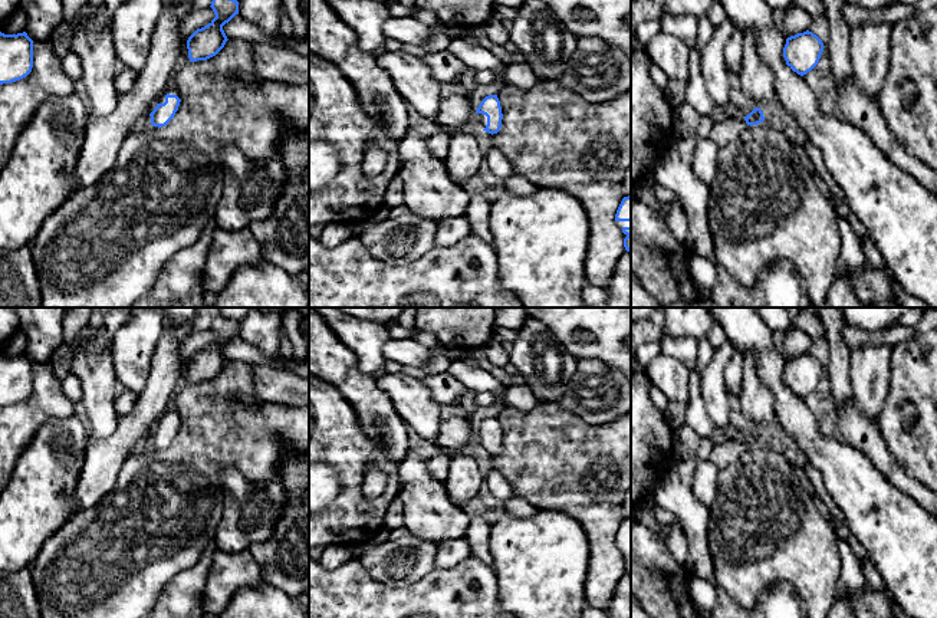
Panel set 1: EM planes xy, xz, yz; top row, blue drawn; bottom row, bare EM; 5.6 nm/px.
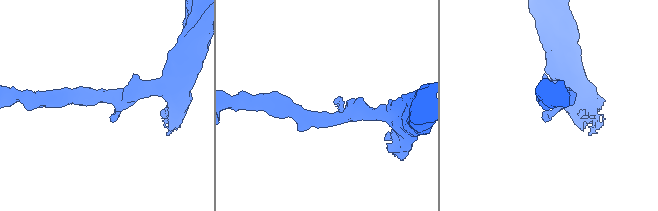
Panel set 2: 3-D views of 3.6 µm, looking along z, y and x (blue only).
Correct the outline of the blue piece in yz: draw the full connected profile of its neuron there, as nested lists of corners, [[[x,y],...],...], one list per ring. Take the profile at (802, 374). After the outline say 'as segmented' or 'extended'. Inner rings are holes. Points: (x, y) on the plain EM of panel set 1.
[[[806,352],[786,361],[783,379],[793,394],[803,398],[818,387],[822,374],[822,362]]] | as segmented

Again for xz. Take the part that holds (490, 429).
[[[497,417],[486,418],[476,433],[476,446],[489,456],[497,456],[502,450],[502,427]]] | extended

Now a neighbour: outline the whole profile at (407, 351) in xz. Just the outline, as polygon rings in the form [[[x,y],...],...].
[[[412,338],[394,339],[382,345],[382,356],[387,361],[423,368],[434,358],[438,349],[430,349]]]

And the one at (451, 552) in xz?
[[[466,538],[450,539],[438,543],[435,555],[437,569],[450,569],[473,556],[470,543]]]

